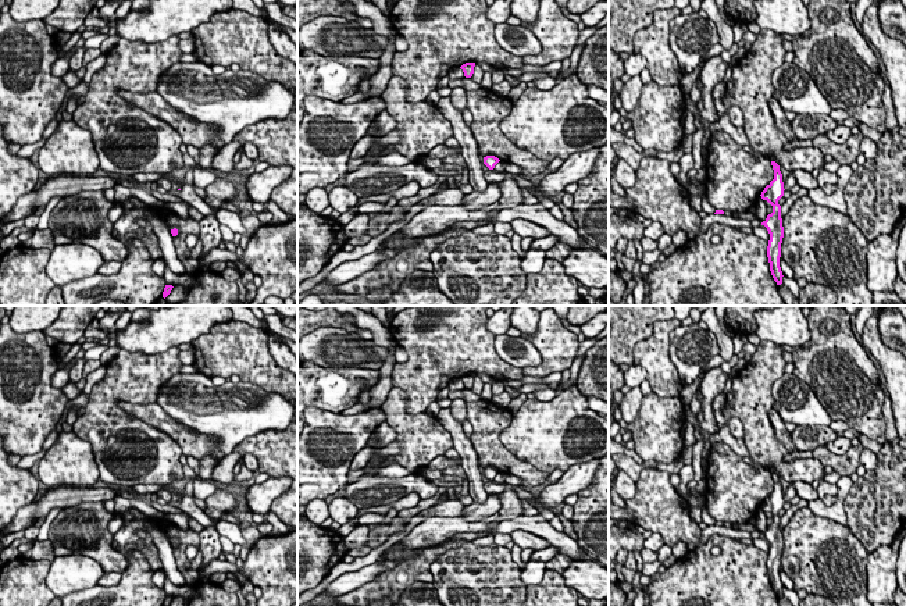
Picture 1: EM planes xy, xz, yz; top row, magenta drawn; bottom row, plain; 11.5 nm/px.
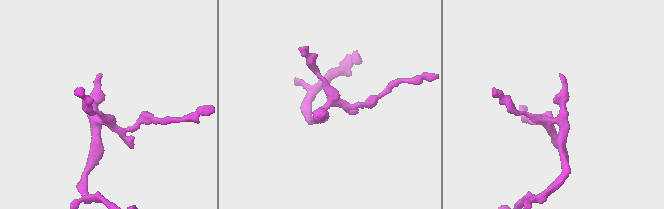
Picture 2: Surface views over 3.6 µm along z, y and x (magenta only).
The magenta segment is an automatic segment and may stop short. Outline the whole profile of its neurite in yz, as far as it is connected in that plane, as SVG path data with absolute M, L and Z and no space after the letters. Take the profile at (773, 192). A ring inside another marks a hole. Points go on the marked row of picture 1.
M771 161L771 165L774 170L774 179L764 188L760 196L763 200L767 200L773 206L773 213L767 215L761 225L764 225L770 234L767 246L770 271L777 285L781 285L784 275L780 267L780 257L784 227L781 218L781 206L778 204L778 200L784 196L785 189L780 165L775 161Z

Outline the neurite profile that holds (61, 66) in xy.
M72 47L67 54L64 54L61 58L58 58L53 64L54 76L63 76L67 74L67 71L69 69L69 60L75 54L76 50L78 50L76 47Z

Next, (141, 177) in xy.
M139 172L139 174L135 174L132 175L133 179L136 179L138 182L157 182L160 178L167 178L167 179L172 179L176 185L176 189L182 189L182 183L179 183L175 177L171 177L170 174L143 174L143 172Z

